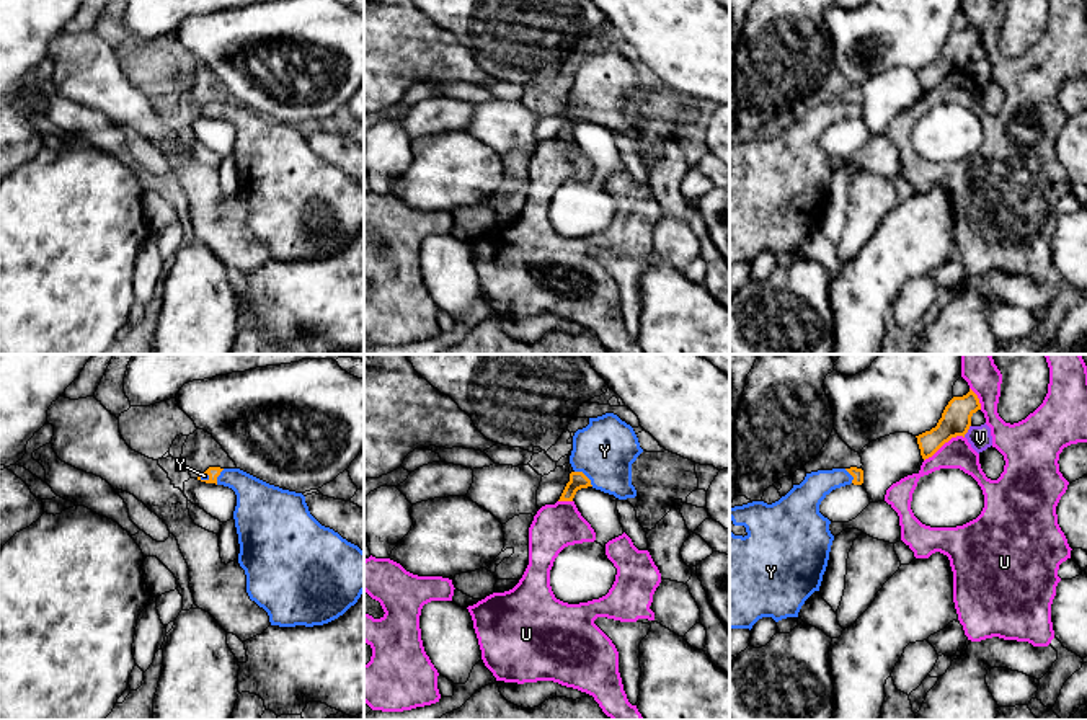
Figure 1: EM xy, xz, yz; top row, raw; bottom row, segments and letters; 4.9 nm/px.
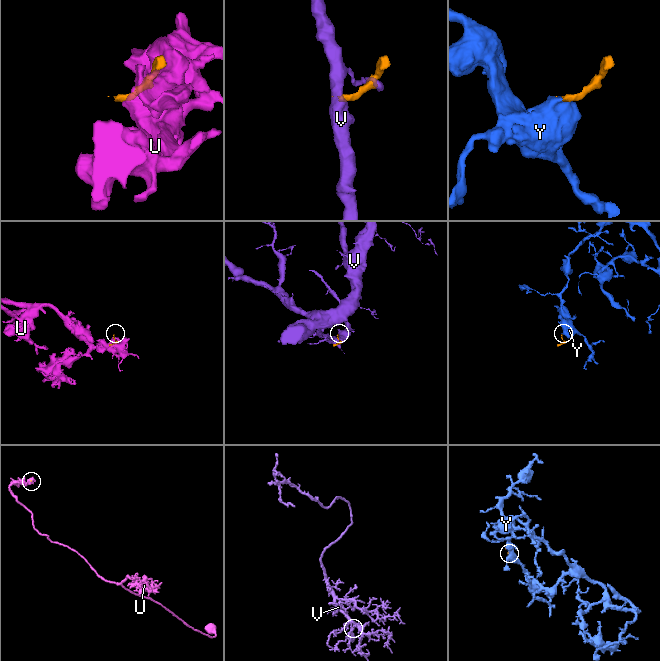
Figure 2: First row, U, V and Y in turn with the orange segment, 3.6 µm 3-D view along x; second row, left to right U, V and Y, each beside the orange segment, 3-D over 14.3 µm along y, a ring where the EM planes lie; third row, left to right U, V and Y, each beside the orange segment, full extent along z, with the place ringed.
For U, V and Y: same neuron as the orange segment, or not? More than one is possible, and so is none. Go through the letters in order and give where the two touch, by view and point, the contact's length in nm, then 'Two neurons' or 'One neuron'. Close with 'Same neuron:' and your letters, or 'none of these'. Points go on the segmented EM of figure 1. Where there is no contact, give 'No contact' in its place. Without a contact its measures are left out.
U: Touches orange at yz (944, 443). Shared border 240 nm. Two neurons
V: Touches orange at yz (967, 431). Shared border 70 nm. Two neurons
Y: Touches orange at xz (585, 475). Shared border 120 nm. One neuron
Same neuron: Y

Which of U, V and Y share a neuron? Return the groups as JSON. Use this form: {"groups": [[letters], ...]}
{"groups": [["U"], ["V"], ["Y"]]}

